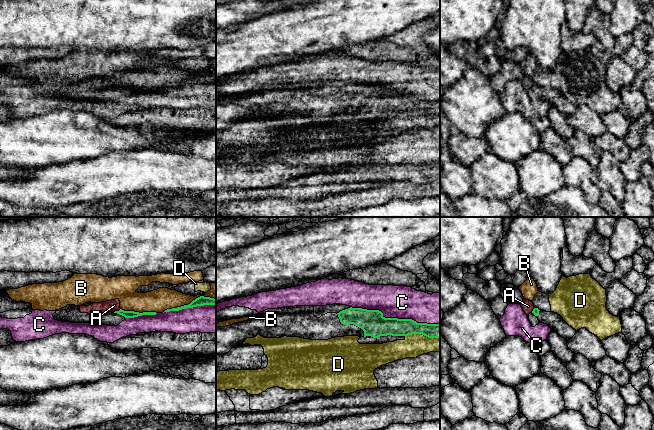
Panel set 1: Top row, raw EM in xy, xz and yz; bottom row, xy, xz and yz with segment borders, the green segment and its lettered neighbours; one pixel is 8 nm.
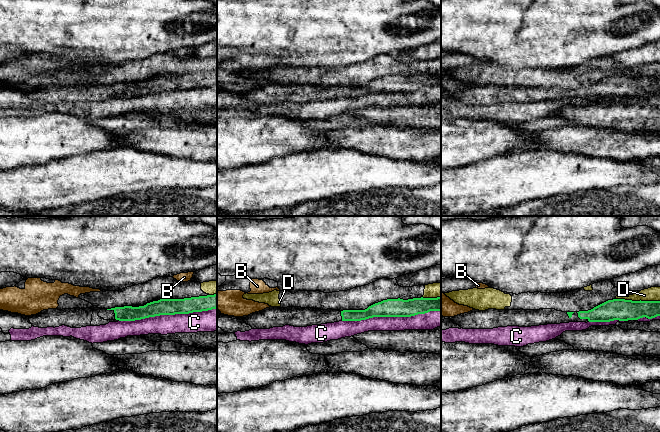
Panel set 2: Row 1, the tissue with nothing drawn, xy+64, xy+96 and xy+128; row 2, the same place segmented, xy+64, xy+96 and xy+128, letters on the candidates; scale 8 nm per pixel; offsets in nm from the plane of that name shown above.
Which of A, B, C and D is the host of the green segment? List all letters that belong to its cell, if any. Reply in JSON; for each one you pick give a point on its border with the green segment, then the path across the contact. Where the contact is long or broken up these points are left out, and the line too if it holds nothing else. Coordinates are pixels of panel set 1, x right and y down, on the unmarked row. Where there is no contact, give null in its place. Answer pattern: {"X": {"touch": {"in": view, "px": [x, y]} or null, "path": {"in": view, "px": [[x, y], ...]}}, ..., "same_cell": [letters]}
{"same_cell": []}

